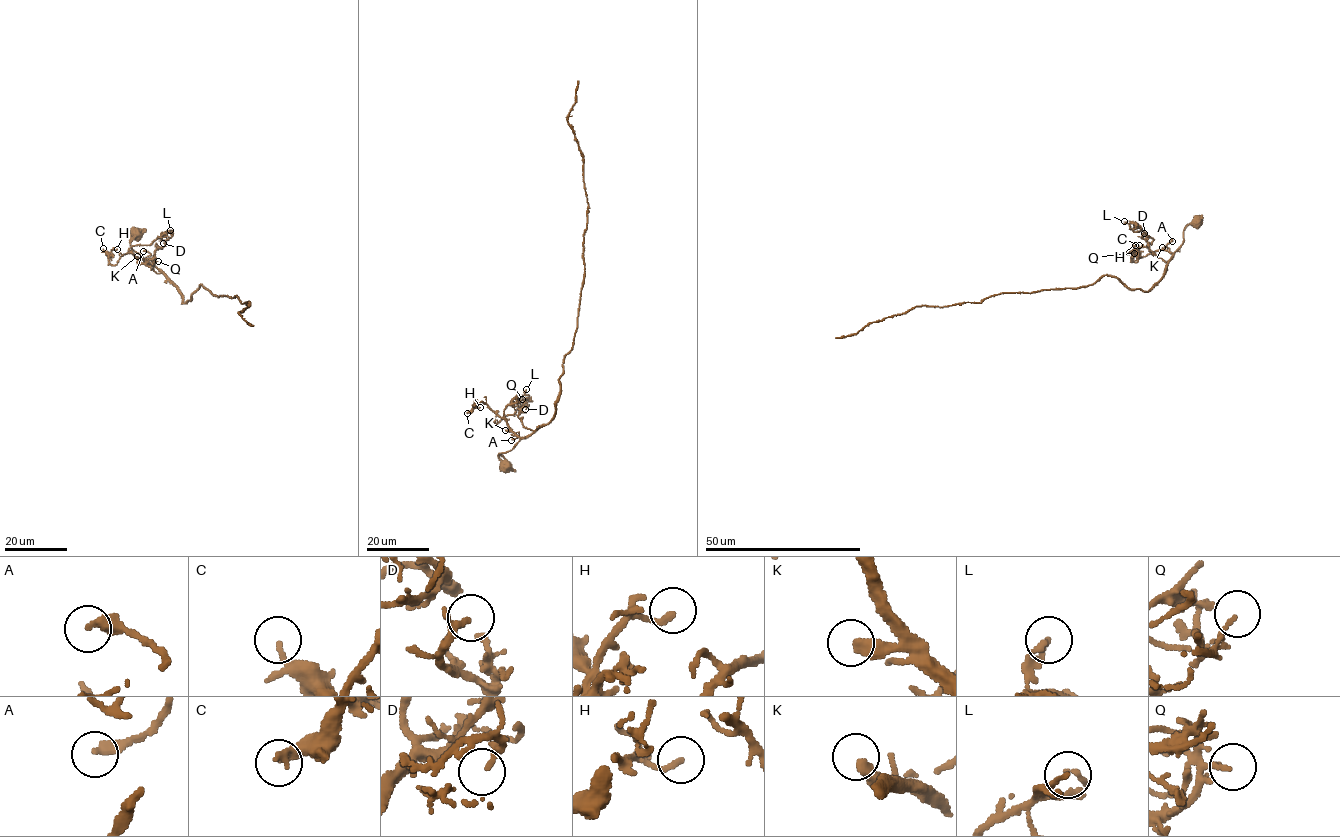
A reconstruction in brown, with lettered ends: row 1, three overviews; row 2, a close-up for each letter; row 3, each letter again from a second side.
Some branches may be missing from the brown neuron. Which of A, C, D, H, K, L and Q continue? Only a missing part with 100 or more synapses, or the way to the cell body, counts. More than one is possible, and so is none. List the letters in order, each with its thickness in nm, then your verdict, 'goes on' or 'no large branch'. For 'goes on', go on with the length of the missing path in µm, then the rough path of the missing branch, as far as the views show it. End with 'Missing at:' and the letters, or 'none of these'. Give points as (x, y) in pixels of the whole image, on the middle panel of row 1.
A: calibre 380 nm; no large branch
C: calibre 120 nm; no large branch
D: calibre 200 nm; no large branch
H: calibre 180 nm; no large branch
K: calibre 400 nm; no large branch
L: calibre 100 nm; no large branch
Q: calibre 140 nm; no large branch
Missing at: none of these

